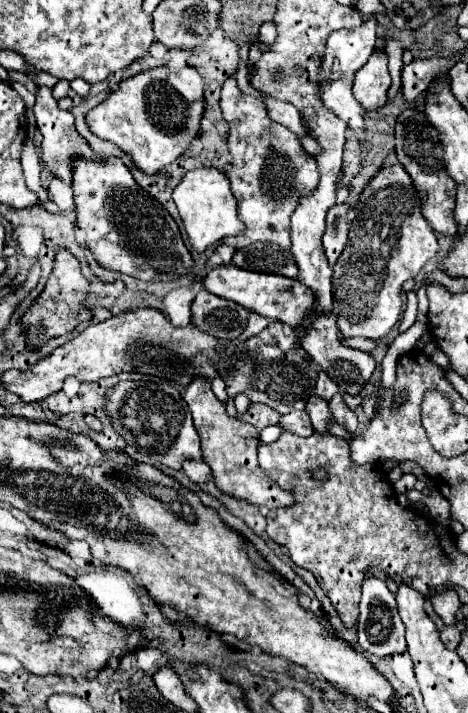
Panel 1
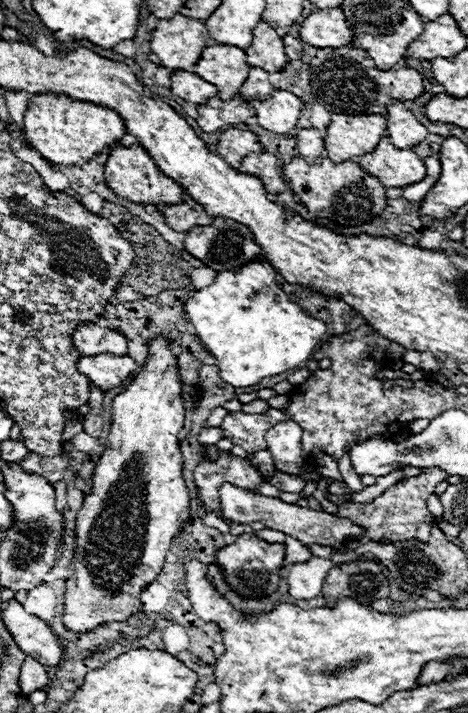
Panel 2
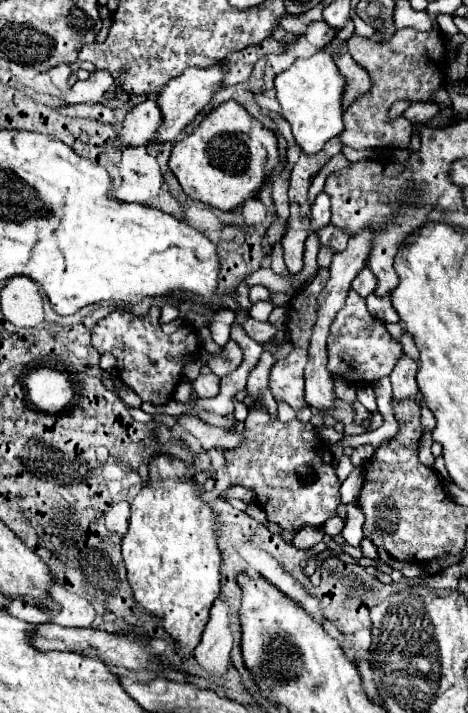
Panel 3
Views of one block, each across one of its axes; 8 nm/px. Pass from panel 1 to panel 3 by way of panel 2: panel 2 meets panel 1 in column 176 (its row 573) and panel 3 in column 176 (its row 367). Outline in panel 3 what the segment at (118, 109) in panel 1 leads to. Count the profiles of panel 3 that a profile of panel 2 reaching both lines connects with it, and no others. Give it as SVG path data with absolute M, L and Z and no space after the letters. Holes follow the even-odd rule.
M234 100L214 108L186 140L176 142L168 162L188 198L224 212L232 212L246 200L256 198L266 176L276 168L276 164L276 134L264 128Z

